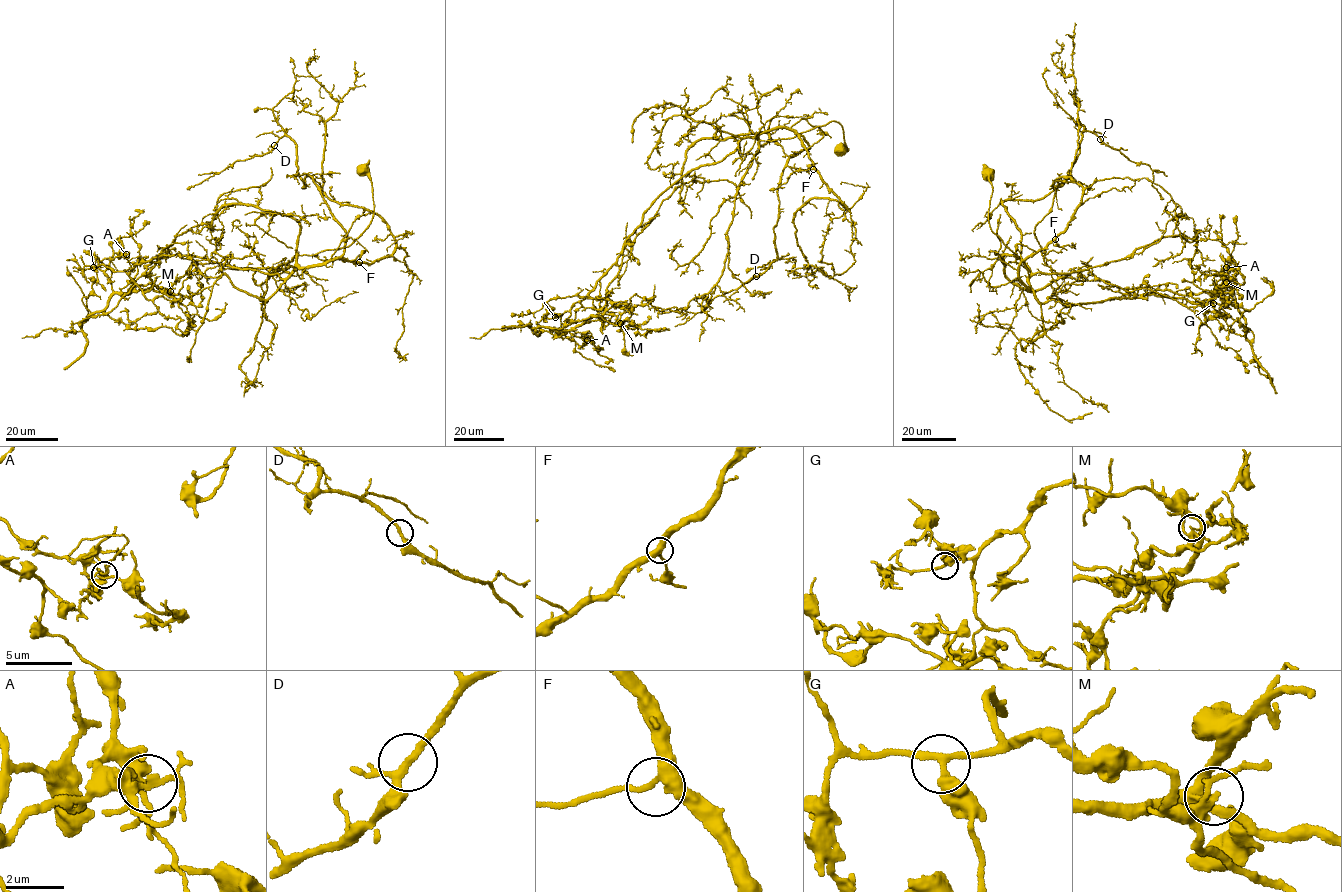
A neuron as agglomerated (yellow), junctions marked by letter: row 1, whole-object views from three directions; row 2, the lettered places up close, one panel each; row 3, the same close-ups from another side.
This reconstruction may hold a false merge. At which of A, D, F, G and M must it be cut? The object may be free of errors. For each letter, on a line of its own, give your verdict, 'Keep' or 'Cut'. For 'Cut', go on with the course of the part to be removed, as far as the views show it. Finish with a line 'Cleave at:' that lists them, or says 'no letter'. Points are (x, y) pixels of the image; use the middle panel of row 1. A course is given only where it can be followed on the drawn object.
A: Keep
D: Keep
F: Keep
G: Keep
M: Cut. Course of the part to remove: (620, 323), (590, 316), (570, 330), (553, 328), (600, 315), (618, 325), (625, 355), (630, 352)
Cleave at: M

